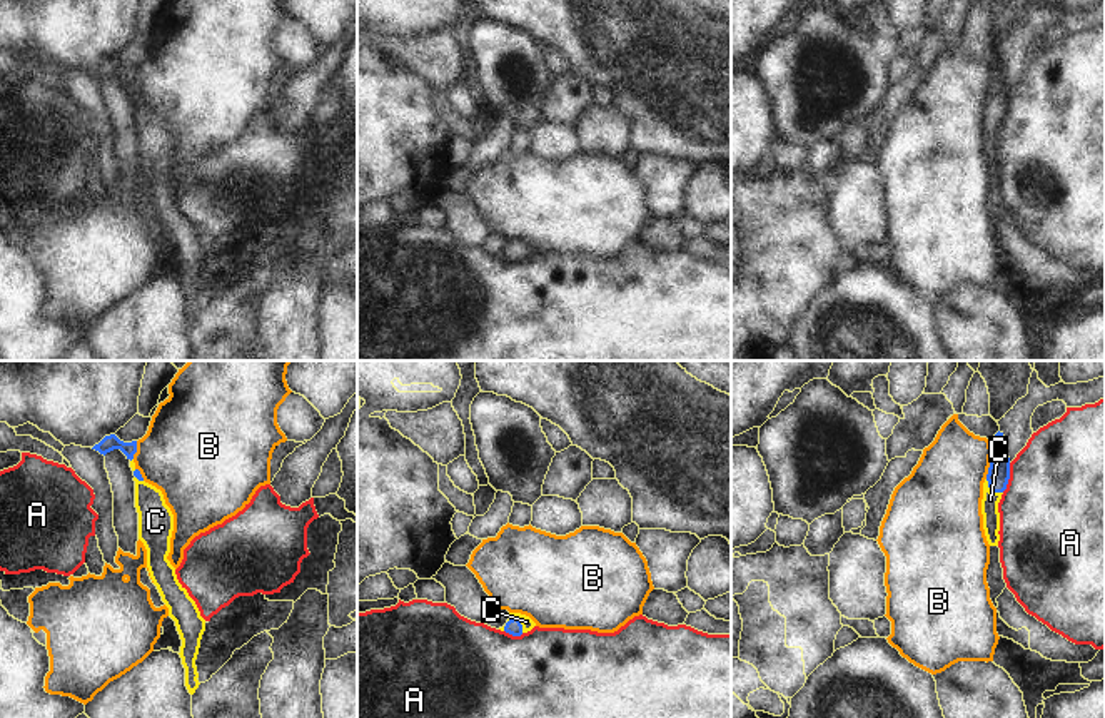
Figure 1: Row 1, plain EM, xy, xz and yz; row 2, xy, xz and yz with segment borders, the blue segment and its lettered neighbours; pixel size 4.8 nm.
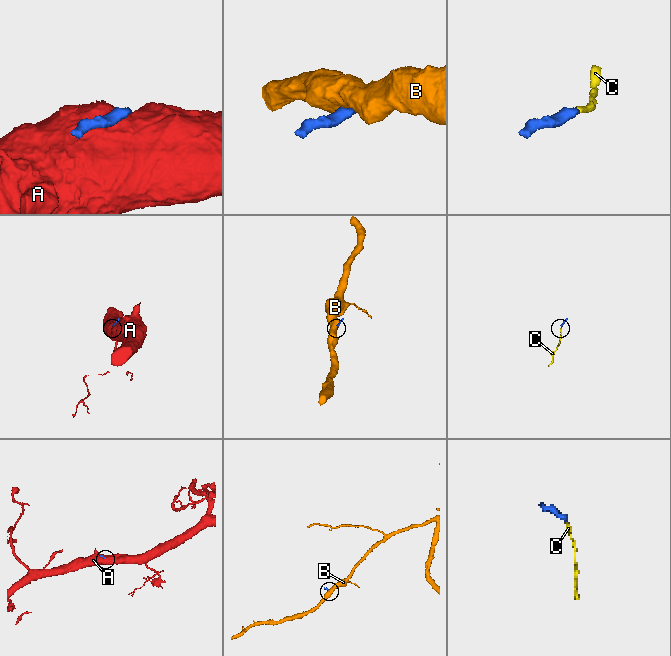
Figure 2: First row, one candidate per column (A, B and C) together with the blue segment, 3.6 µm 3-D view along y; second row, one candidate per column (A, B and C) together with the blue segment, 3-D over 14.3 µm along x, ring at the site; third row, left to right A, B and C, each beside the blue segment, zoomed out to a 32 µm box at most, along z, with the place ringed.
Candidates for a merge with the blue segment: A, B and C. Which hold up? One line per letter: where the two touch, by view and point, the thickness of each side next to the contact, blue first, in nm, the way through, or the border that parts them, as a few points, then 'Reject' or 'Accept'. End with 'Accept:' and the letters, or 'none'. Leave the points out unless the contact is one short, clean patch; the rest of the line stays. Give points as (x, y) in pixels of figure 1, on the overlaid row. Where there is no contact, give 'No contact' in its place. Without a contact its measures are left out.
A: Touches blue at yz (1009, 478). Thickness 110 nm (blue) against 500 nm. Reject
B: Touches blue at yz (990, 460). Thickness 110 nm (blue) against 360 nm. Boundary: yz (990, 439), (990, 466), (985, 478). Reject
C: Touches blue at xz (519, 621). Thickness 80 nm (blue) against 60 nm. Path across: xz (513, 626), (519, 621), (526, 621). Accept
Accept: C

